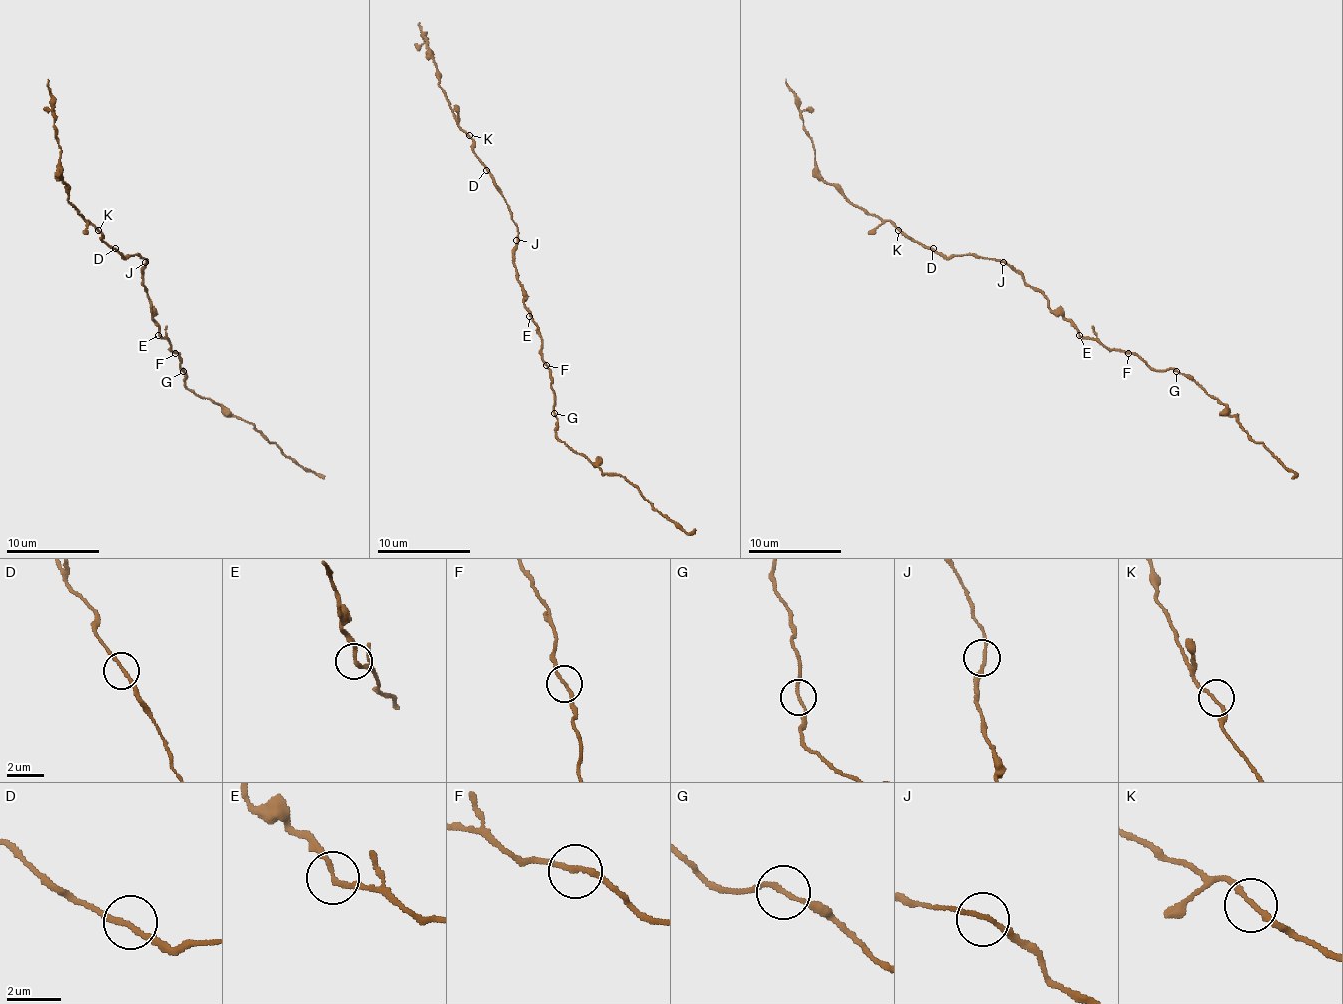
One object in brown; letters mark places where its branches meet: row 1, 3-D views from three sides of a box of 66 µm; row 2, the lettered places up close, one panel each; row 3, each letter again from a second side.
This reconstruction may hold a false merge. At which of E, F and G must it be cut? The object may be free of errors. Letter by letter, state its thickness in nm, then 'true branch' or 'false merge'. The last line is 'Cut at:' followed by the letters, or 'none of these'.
E: calibre 170 nm; true branch
F: calibre 180 nm; true branch
G: calibre 150 nm; true branch
Cut at: none of these

